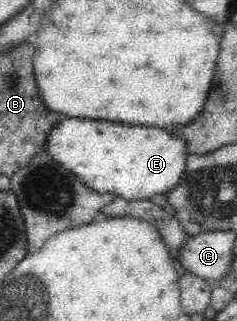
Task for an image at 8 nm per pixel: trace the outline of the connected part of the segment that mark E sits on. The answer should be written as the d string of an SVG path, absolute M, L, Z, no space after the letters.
M63 119L46 135L44 151L56 164L77 177L97 193L115 193L115 197L147 200L153 195L171 192L185 169L185 144L180 137L167 135L153 127L127 127L109 121Z

